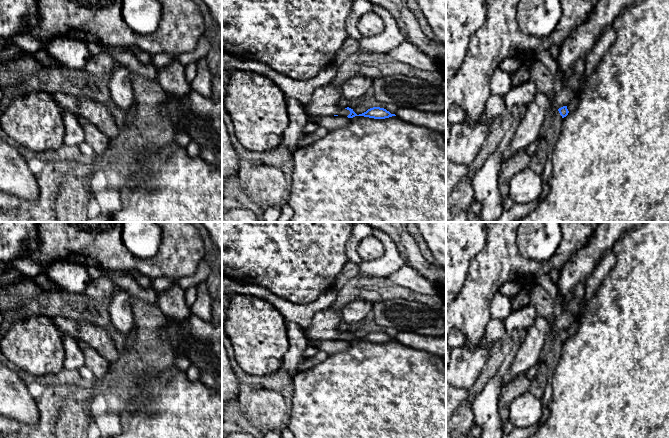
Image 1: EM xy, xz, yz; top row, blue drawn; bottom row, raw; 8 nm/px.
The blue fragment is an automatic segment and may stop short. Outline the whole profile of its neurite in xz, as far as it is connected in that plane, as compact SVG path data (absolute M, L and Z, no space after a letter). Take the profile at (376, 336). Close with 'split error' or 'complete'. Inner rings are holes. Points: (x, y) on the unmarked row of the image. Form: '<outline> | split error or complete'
M333 306L325 308L315 314L312 318L310 326L304 330L304 333L309 341L326 341L326 340L338 340L343 339L348 342L355 340L364 340L374 343L385 343L395 338L391 338L384 332L373 331L366 336L357 339L353 333L347 331L341 333L339 331L339 325L342 322L340 316L340 310L335 310Z | split error

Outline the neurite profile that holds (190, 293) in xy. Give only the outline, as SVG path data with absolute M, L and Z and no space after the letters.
M191 286L186 290L184 290L184 293L185 293L185 301L187 305L190 307L191 305L193 305L193 303L197 298L197 288L195 286Z

